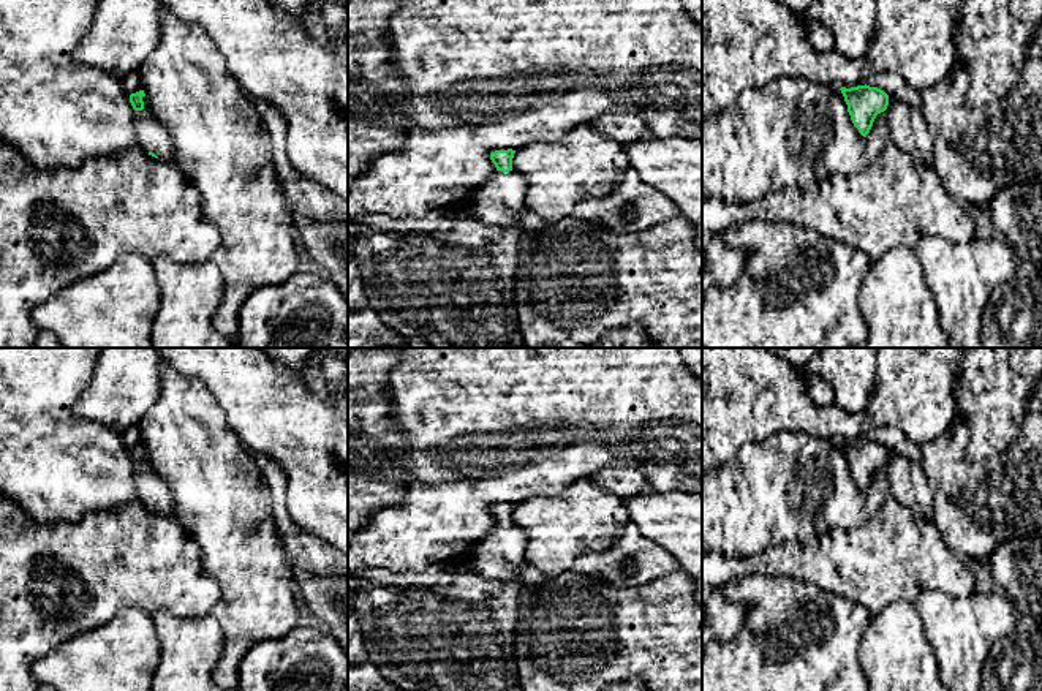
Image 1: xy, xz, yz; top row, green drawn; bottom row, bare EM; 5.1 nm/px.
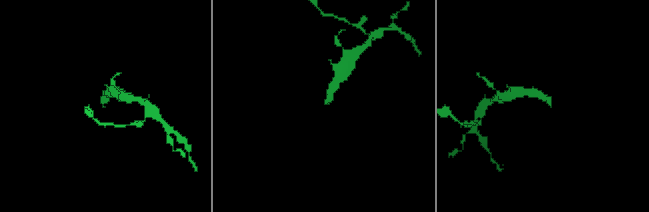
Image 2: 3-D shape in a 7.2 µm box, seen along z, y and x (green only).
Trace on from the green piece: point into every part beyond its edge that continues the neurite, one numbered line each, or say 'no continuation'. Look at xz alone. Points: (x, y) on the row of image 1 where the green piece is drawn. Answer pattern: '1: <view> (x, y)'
1: xz (500, 201)

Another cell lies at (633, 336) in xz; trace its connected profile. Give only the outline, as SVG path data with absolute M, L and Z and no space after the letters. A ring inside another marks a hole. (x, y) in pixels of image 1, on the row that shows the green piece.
M631 323L621 329L609 330L595 345L587 348L659 348L647 335L645 329Z

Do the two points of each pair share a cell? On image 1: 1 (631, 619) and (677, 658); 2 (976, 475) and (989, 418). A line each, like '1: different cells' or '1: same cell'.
1: same cell
2: different cells

